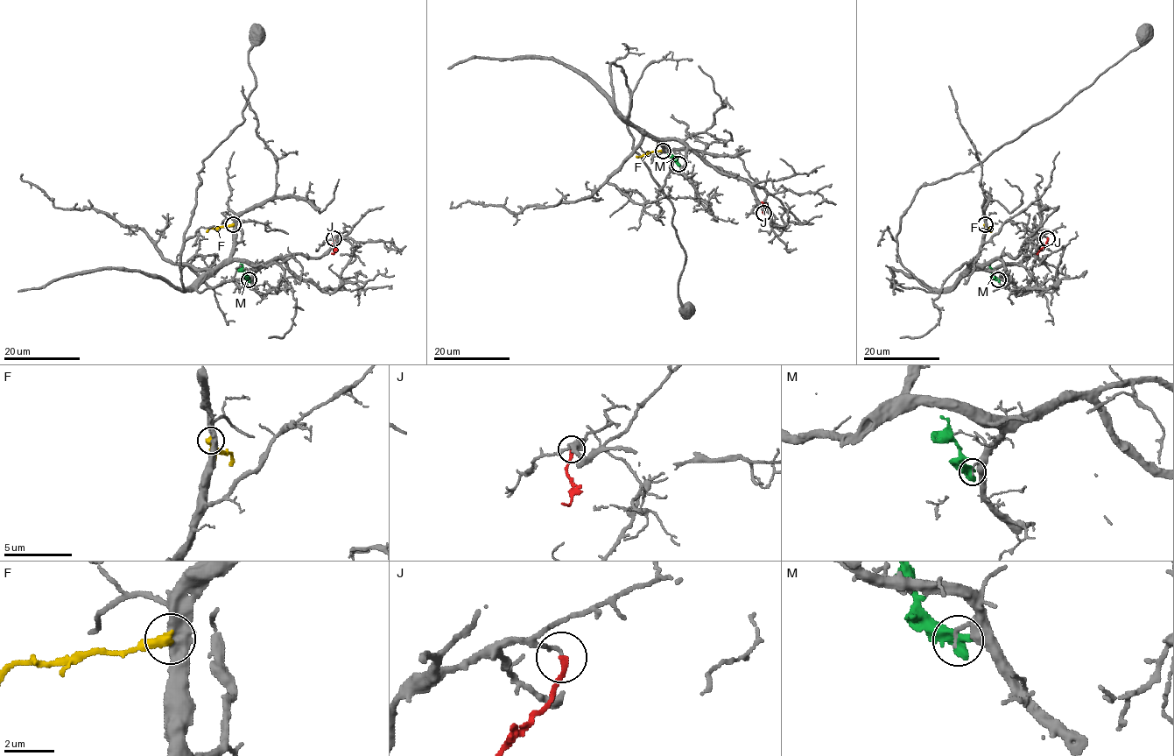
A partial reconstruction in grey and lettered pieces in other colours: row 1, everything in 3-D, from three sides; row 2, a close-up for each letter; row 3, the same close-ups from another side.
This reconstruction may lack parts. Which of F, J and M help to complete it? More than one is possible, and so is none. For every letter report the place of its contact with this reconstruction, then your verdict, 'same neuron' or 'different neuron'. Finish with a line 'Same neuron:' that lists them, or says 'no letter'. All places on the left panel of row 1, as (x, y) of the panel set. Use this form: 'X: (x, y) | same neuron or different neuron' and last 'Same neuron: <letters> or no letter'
F: (233, 224) | different neuron
J: (333, 238) | different neuron
M: (249, 279) | different neuron
Same neuron: no letter

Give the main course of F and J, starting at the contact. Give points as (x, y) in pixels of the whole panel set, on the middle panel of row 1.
F: (664, 151), (636, 156)
J: (764, 213), (761, 201)

